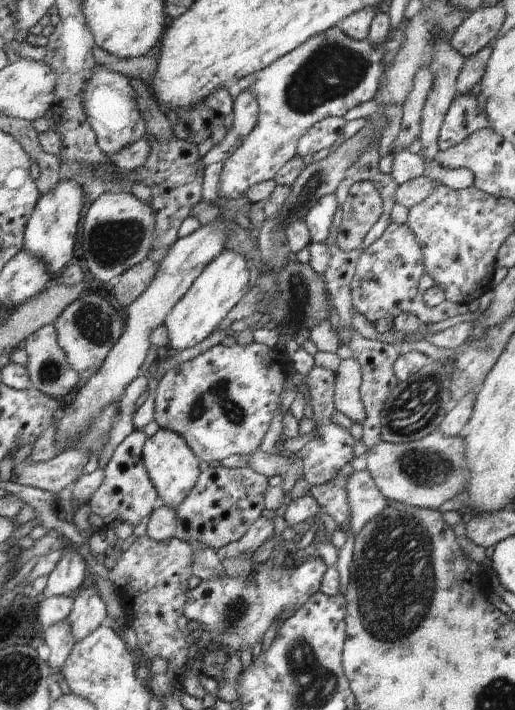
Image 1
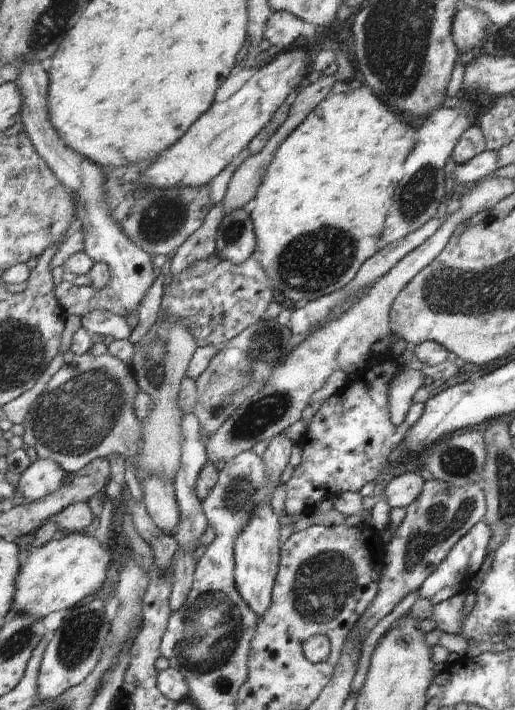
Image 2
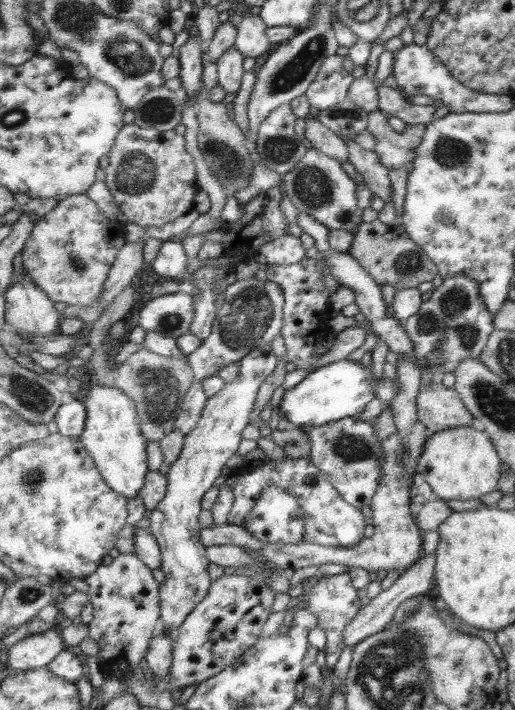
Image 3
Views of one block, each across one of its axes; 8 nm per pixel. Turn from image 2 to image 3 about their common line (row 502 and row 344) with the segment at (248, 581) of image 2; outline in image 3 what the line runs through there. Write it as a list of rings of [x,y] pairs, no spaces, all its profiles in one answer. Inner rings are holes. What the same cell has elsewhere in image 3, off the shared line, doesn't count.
[[[269,344],[255,348],[247,358],[241,360],[239,378],[229,382],[223,392],[209,398],[205,412],[197,424],[197,428],[187,436],[183,454],[169,470],[169,492],[163,498],[161,506],[157,506],[151,514],[149,530],[157,536],[157,542],[163,550],[163,572],[165,580],[161,582],[161,628],[165,634],[175,636],[179,628],[183,628],[185,620],[191,612],[197,612],[199,604],[207,600],[211,592],[211,560],[207,558],[209,546],[201,540],[201,524],[199,514],[203,512],[203,498],[215,484],[221,484],[221,474],[227,470],[227,462],[237,454],[239,444],[243,440],[243,430],[249,424],[249,416],[253,412],[259,386],[267,376],[279,366],[279,360]]]

